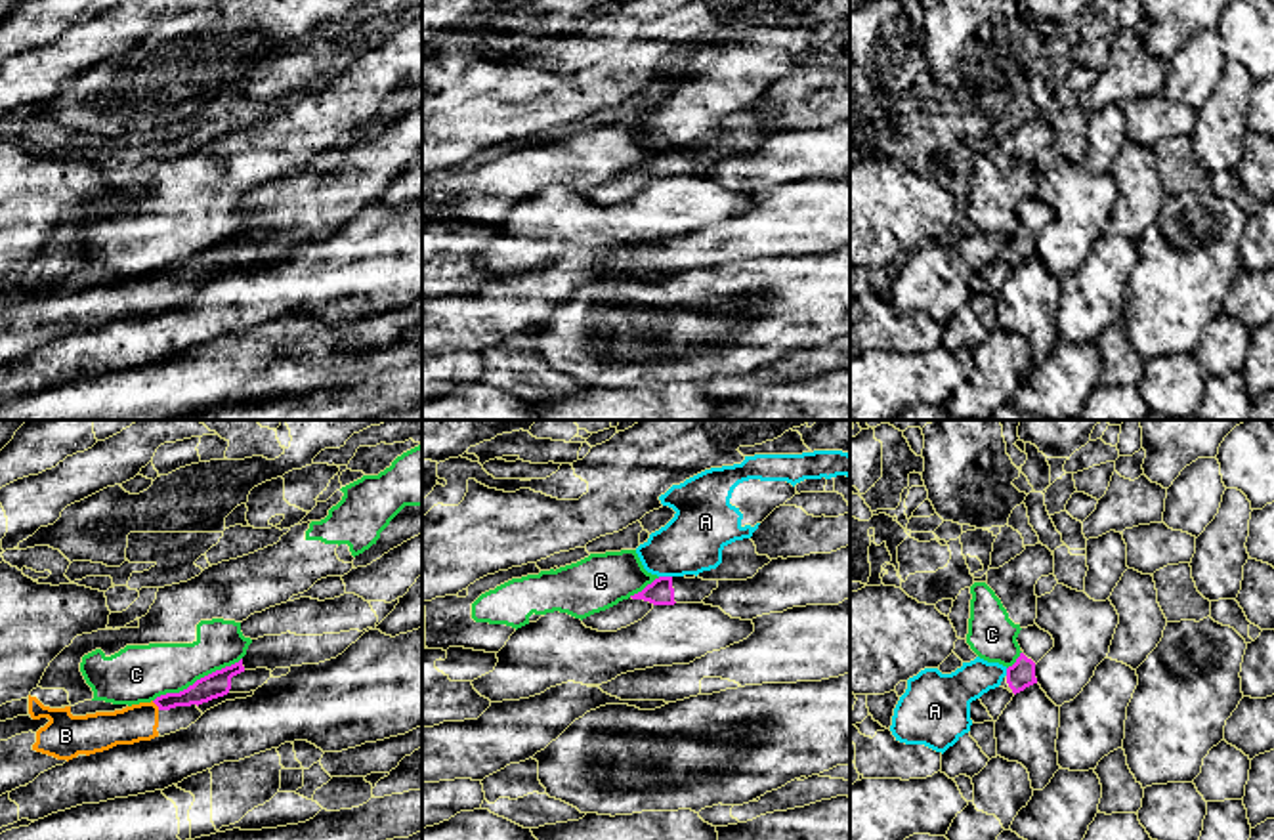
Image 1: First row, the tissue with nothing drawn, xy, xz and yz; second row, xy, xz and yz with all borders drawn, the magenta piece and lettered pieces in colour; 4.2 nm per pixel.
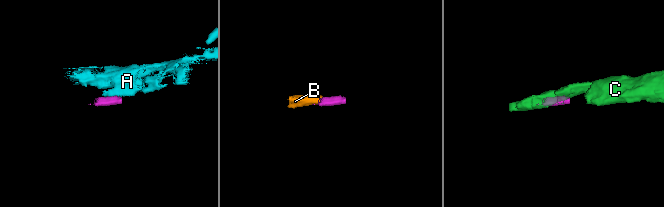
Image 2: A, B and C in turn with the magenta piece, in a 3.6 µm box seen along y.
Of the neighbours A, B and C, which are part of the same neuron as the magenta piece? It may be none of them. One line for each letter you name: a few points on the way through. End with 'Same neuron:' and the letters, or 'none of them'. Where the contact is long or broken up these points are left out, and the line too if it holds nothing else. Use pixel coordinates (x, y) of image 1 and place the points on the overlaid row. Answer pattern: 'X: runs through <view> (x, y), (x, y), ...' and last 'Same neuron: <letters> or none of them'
B: runs through xy (211, 686), (182, 699), (155, 703), (134, 724), (104, 730)
Same neuron: B

